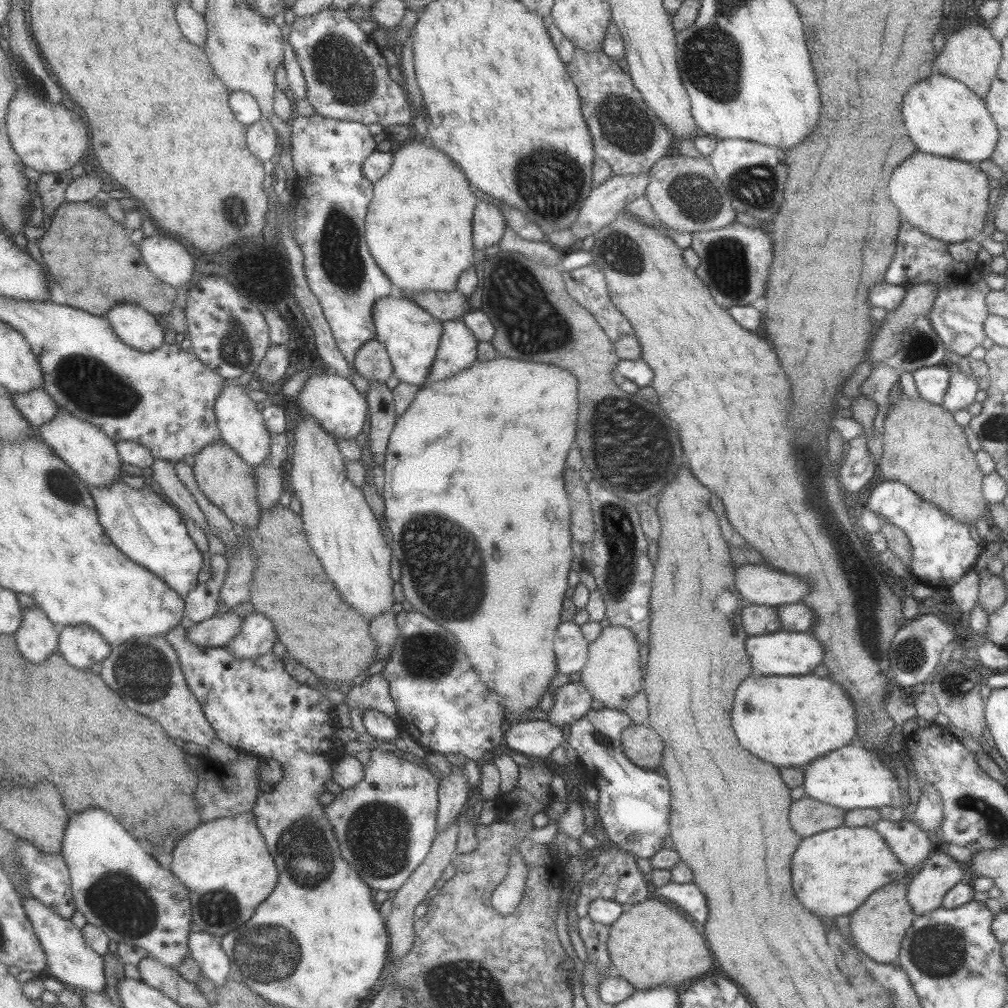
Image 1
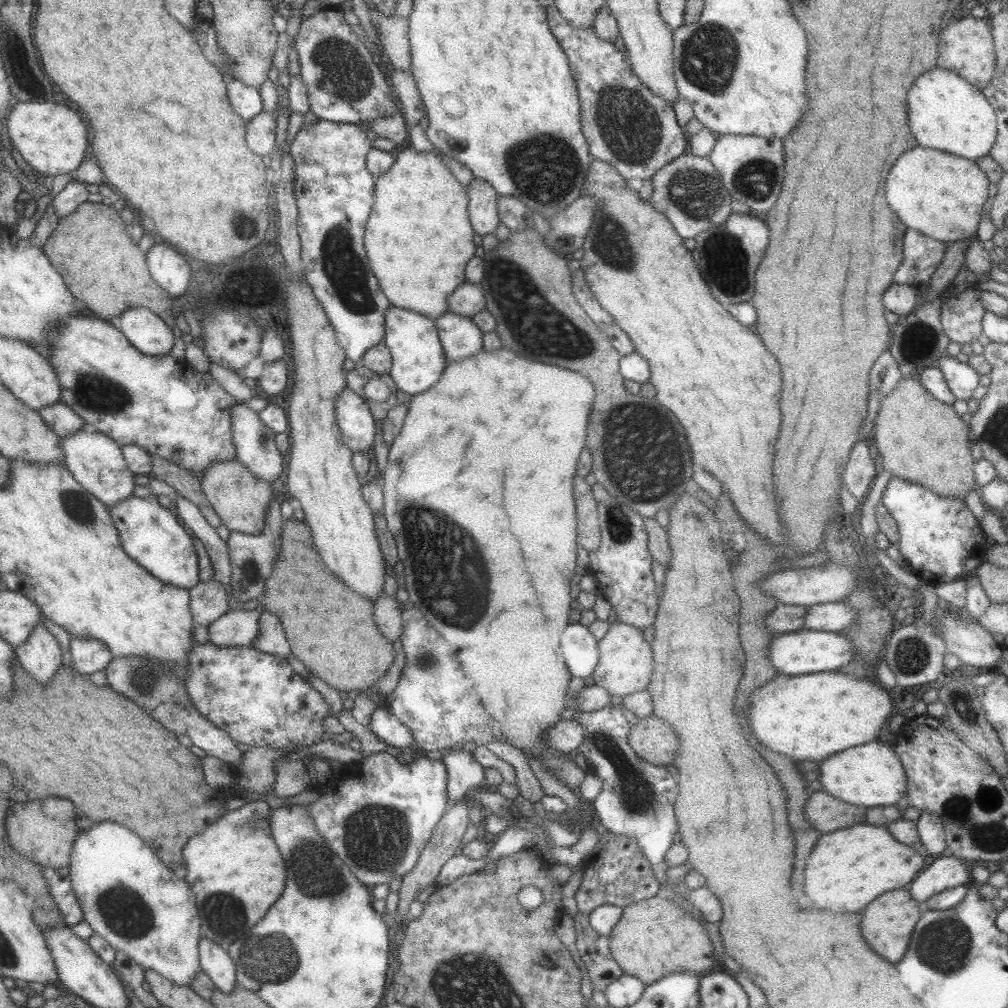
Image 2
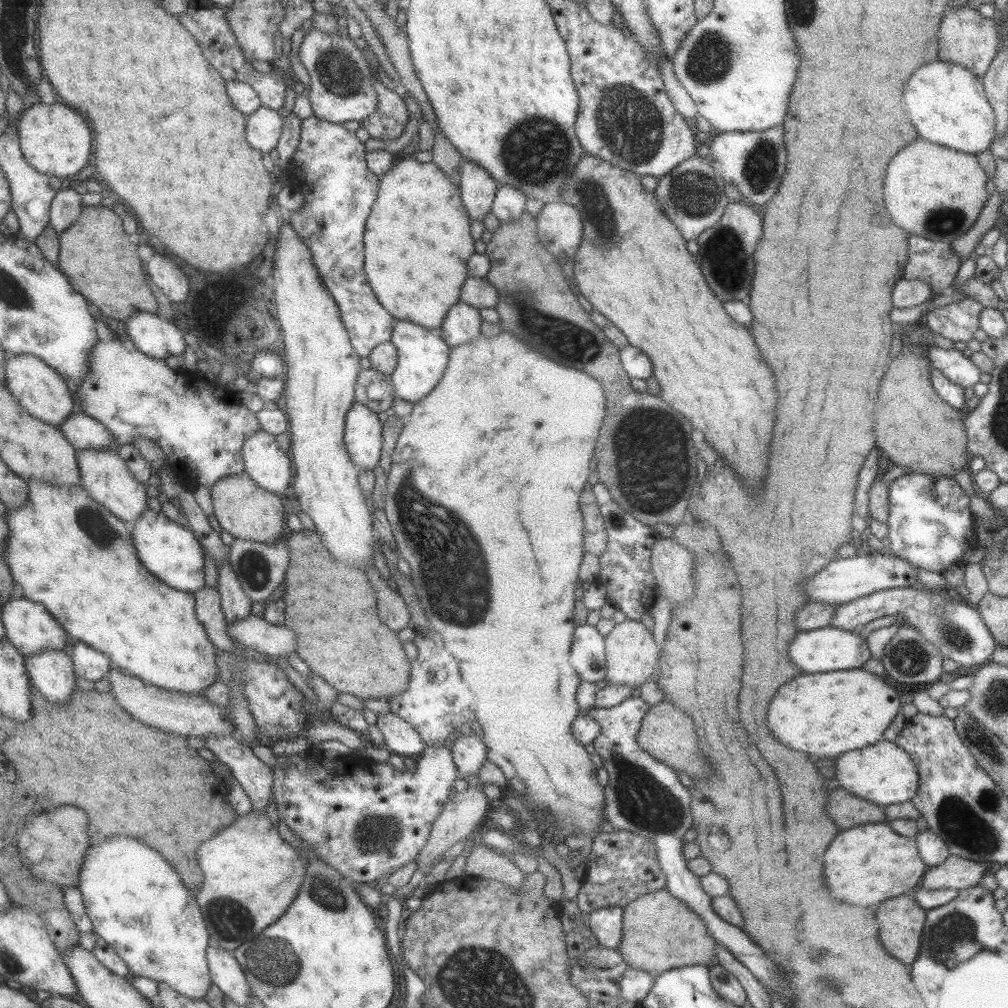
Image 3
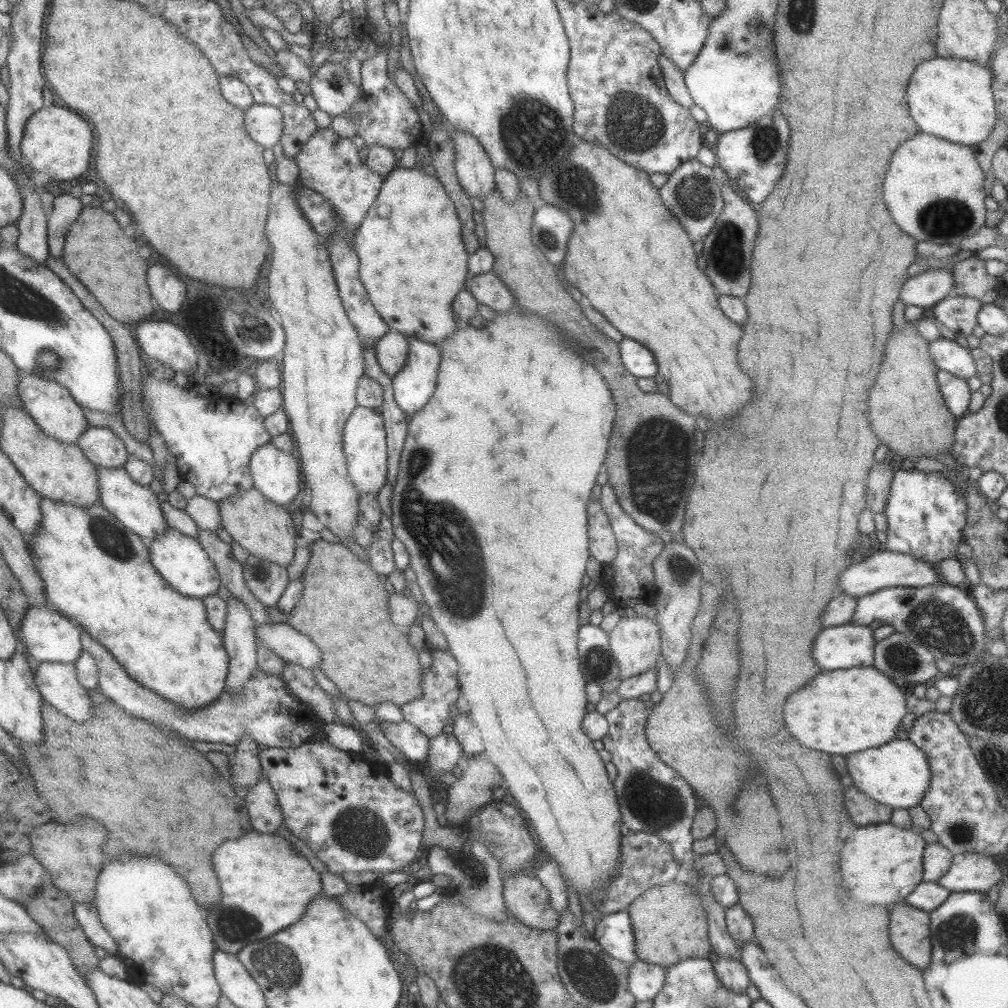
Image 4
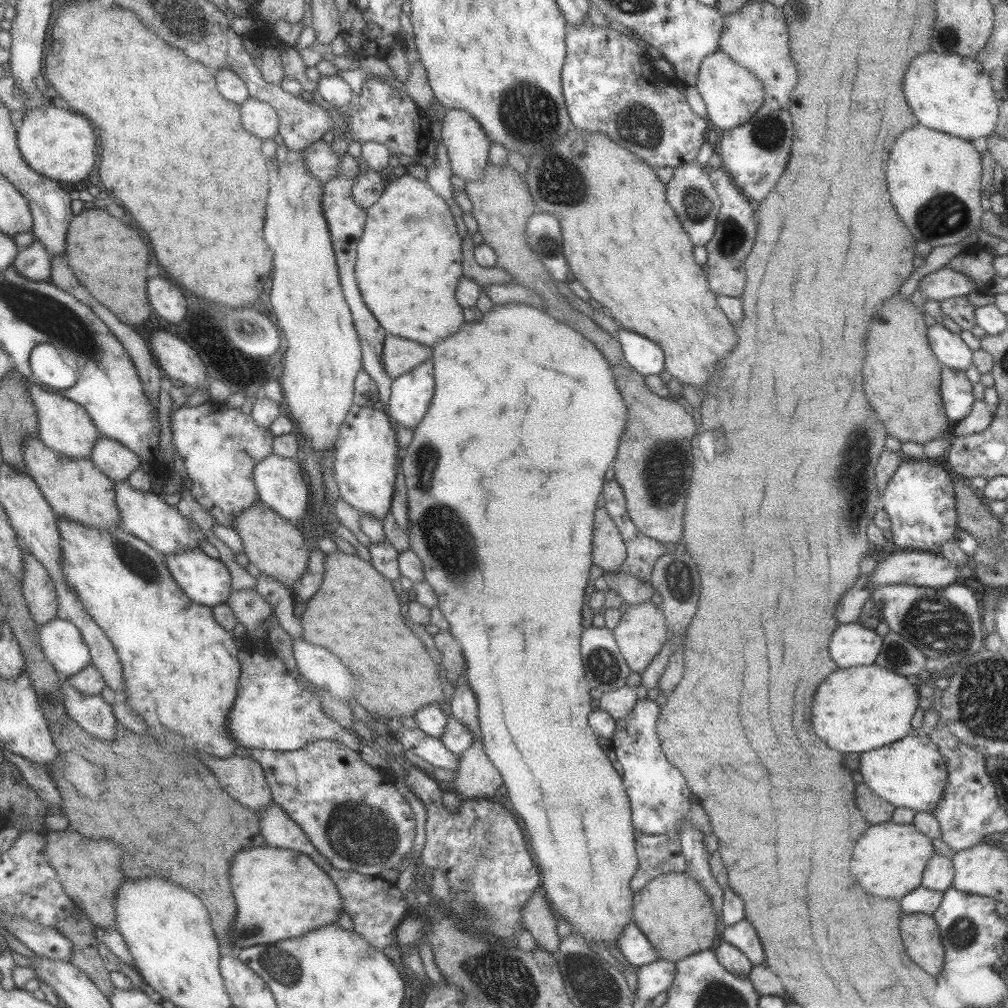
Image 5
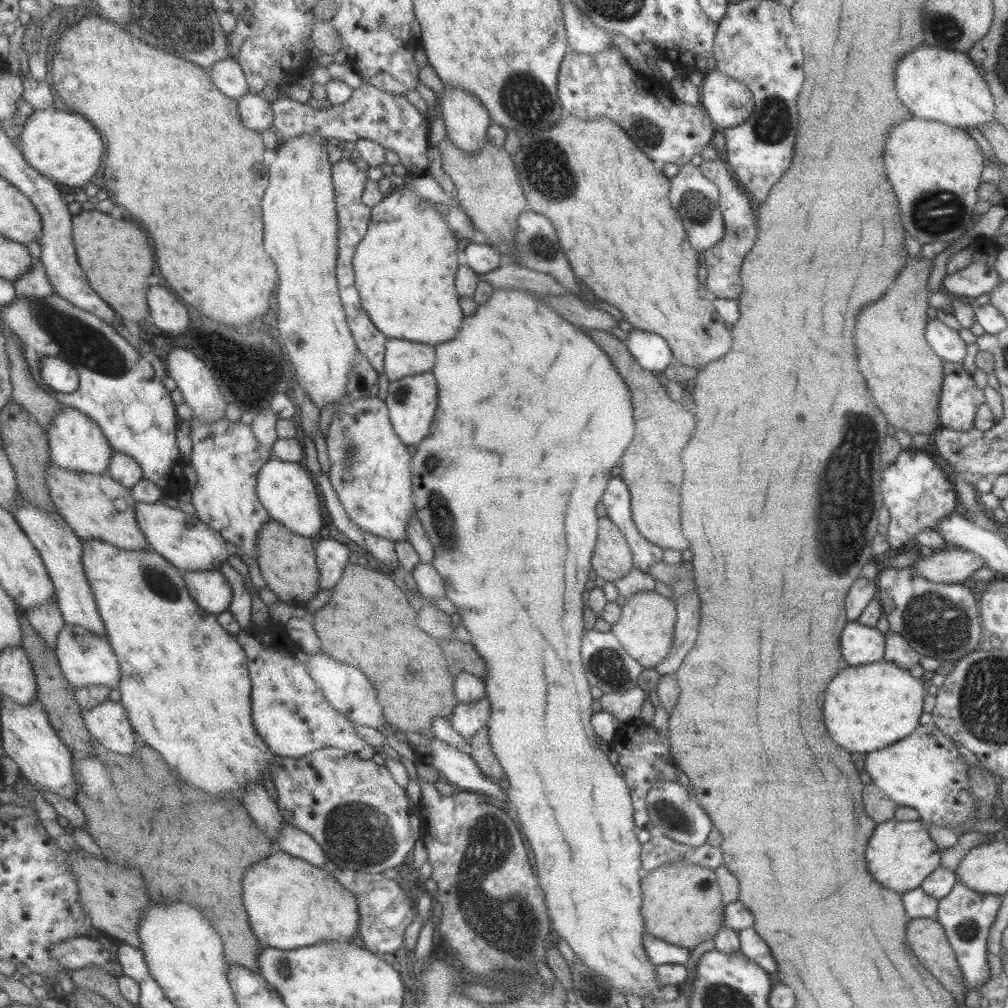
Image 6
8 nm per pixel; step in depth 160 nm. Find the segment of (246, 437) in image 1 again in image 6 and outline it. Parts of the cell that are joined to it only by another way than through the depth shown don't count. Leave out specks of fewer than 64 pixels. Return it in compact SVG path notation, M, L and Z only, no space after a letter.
M273 457L267 459L256 476L256 495L267 514L287 530L307 538L313 538L321 530L320 493L314 477L299 463L283 462Z

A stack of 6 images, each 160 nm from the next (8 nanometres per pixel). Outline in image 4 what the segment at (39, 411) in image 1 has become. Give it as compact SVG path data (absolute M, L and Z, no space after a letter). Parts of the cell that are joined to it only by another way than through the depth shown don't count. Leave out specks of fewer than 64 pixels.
M88 426L74 443L95 466L119 468L128 455L123 441L108 427Z

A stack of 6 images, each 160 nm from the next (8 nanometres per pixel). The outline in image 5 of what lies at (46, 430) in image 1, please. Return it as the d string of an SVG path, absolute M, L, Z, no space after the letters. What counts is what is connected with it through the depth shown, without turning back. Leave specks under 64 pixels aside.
M114 481L114 493L115 506L121 520L119 522L121 530L143 540L157 552L168 555L179 552L181 549L200 548L203 544L202 540L206 539L195 523L179 514L173 505L165 503L160 494L153 493L151 490L143 492L131 488L126 481Z

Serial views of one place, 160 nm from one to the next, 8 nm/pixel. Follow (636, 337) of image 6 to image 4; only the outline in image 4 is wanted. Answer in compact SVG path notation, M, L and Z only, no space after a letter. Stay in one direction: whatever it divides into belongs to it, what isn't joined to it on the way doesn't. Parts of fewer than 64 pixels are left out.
M622 337L618 342L623 366L636 378L652 378L657 372L654 356L641 343Z

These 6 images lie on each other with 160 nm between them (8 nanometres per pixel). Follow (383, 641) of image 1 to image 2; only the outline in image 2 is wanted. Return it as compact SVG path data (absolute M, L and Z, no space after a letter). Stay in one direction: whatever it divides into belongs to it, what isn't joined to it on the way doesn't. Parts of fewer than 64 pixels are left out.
M382 593L373 602L373 620L377 630L389 641L400 638L402 622L400 619L403 606L393 597Z

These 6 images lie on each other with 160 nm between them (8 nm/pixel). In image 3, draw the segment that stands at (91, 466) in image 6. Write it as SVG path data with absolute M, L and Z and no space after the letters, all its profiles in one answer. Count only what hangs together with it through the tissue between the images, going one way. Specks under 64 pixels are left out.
M30 354L8 355L6 358L7 388L19 399L19 404L31 416L55 425L62 423L70 412L75 410L73 396L69 393L62 377L55 369L42 361L38 356Z

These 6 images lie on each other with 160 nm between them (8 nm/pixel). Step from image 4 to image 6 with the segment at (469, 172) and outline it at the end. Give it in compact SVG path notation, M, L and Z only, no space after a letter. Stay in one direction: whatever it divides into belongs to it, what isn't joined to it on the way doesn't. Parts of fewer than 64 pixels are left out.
M444 88L440 98L446 138L465 154L481 150L490 118L486 108L460 88Z

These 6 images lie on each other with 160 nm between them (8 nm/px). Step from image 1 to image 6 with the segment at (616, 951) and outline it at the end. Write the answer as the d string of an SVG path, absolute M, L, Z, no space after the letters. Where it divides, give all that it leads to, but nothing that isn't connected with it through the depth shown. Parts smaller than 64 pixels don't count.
M670 863L642 873L641 916L645 932L681 948L692 949L712 940L723 926L724 905L714 869L695 864Z

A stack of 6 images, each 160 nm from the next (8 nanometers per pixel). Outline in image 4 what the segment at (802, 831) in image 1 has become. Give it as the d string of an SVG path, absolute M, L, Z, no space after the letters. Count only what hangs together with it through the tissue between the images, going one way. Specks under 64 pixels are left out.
M845 788L843 806L855 824L874 825L887 823L892 809L863 796L855 788Z

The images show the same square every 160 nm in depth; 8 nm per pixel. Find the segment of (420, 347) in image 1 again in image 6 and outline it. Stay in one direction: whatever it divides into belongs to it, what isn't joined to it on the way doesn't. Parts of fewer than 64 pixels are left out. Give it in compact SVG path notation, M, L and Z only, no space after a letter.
M432 372L405 376L398 380L389 381L387 396L384 403L388 410L388 419L392 429L403 444L416 445L426 434L436 409L438 388Z

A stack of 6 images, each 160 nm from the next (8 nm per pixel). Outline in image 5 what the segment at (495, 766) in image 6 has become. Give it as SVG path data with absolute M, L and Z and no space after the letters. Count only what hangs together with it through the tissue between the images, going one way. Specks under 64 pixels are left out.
M481 738L475 739L470 748L458 759L454 773L453 790L459 798L489 798L498 795L498 788L502 784L501 775L487 760Z

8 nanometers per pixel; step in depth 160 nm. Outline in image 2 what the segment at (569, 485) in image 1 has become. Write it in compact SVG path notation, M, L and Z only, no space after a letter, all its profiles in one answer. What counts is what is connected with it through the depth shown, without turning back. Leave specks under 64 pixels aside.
M583 471L575 474L572 491L576 508L576 543L586 551L594 551L600 543L600 529L592 486L585 482Z

